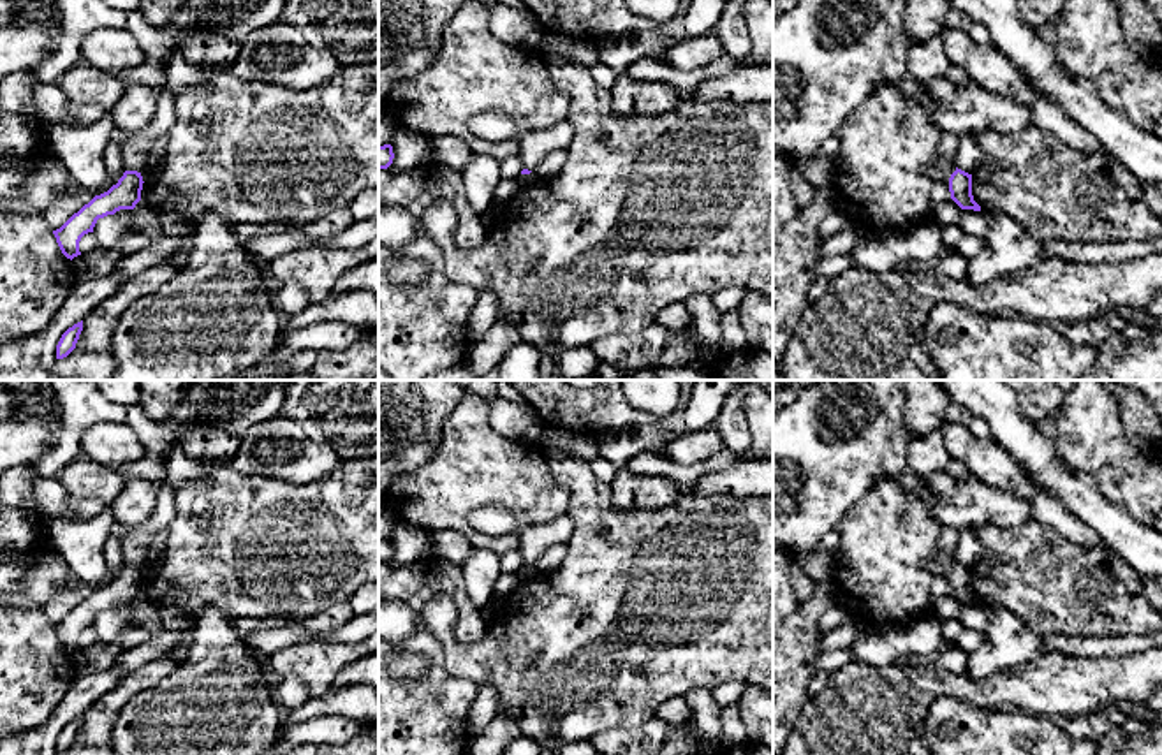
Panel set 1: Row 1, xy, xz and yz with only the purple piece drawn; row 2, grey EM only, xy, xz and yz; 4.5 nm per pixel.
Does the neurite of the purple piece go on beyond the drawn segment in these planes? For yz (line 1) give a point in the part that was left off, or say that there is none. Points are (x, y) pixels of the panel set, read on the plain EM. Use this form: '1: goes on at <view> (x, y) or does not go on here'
1: does not go on here

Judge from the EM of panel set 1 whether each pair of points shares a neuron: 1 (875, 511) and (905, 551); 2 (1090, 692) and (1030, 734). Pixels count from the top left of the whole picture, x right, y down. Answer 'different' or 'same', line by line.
1: same
2: different

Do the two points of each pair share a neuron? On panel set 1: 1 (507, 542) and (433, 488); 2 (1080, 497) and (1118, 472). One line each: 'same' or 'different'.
1: same
2: different

